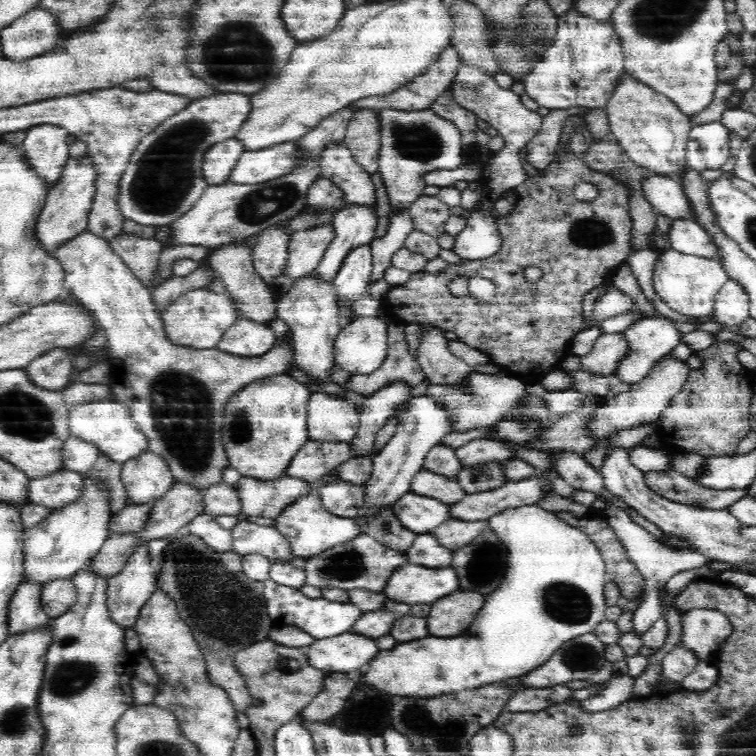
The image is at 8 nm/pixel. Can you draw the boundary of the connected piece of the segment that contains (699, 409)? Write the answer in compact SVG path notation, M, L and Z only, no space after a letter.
M715 343L694 353L701 365L698 370L690 372L684 388L672 398L672 404L658 420L658 426L663 433L668 432L675 437L670 442L670 449L698 454L705 458L734 455L738 442L749 433L748 409L755 393L752 384L746 382L746 374L752 371L744 372L744 366L736 360L738 350L742 350L742 345L718 346Z

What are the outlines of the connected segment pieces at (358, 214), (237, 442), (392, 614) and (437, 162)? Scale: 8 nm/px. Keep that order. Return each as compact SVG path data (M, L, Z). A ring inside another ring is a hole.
M351 204L338 210L332 222L336 238L328 246L326 252L314 270L322 279L335 279L342 266L343 259L350 250L362 244L370 244L375 238L380 212L377 206L367 204Z
M285 372L250 382L242 390L232 394L223 407L222 426L222 442L229 466L239 470L241 475L252 475L262 479L274 479L284 475L287 464L309 439L307 406L311 393L306 385Z
M387 599L380 609L362 614L351 630L370 638L380 638L389 634L392 624L406 613L409 613L409 606Z
M427 107L426 110L394 110L380 109L376 110L377 120L379 122L379 174L384 180L386 190L384 194L391 206L392 215L400 215L424 195L426 184L424 183L424 176L428 172L436 170L455 170L455 168L462 167L462 156L464 147L462 147L462 131L460 127L449 119L444 119Z

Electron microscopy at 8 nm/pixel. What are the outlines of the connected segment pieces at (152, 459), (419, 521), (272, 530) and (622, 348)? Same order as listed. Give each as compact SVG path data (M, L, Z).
M150 451L123 464L121 481L128 501L133 504L160 500L175 483L169 463Z
M408 492L399 498L391 507L396 519L409 531L430 533L450 518L450 506L426 495Z
M245 520L238 522L231 530L231 534L233 551L240 555L260 554L273 564L292 562L294 554L290 543L275 526L261 526Z
M623 332L600 335L590 352L579 356L583 370L602 376L615 374L618 363L629 353L628 343L622 334Z

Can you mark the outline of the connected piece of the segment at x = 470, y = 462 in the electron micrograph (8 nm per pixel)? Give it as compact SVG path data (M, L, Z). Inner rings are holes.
M474 439L455 450L461 465L474 466L482 463L498 462L504 464L513 460L515 452L506 444L494 439Z

